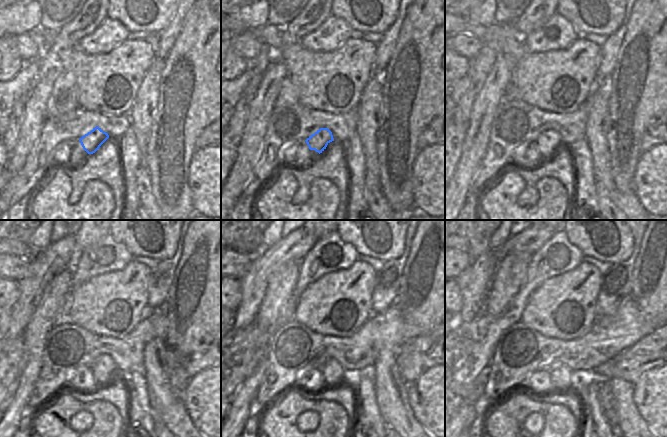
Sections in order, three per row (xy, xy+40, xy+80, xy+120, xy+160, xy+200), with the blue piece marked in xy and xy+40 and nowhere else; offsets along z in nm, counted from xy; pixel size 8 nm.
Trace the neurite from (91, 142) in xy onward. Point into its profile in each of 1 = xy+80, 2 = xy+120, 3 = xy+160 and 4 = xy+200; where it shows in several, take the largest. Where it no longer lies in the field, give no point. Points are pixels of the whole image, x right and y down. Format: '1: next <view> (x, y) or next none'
1: next xy+80 (543, 140)
2: next xy+120 (108, 371)
3: next xy+160 (333, 372)
4: next xy+200 (561, 376)

